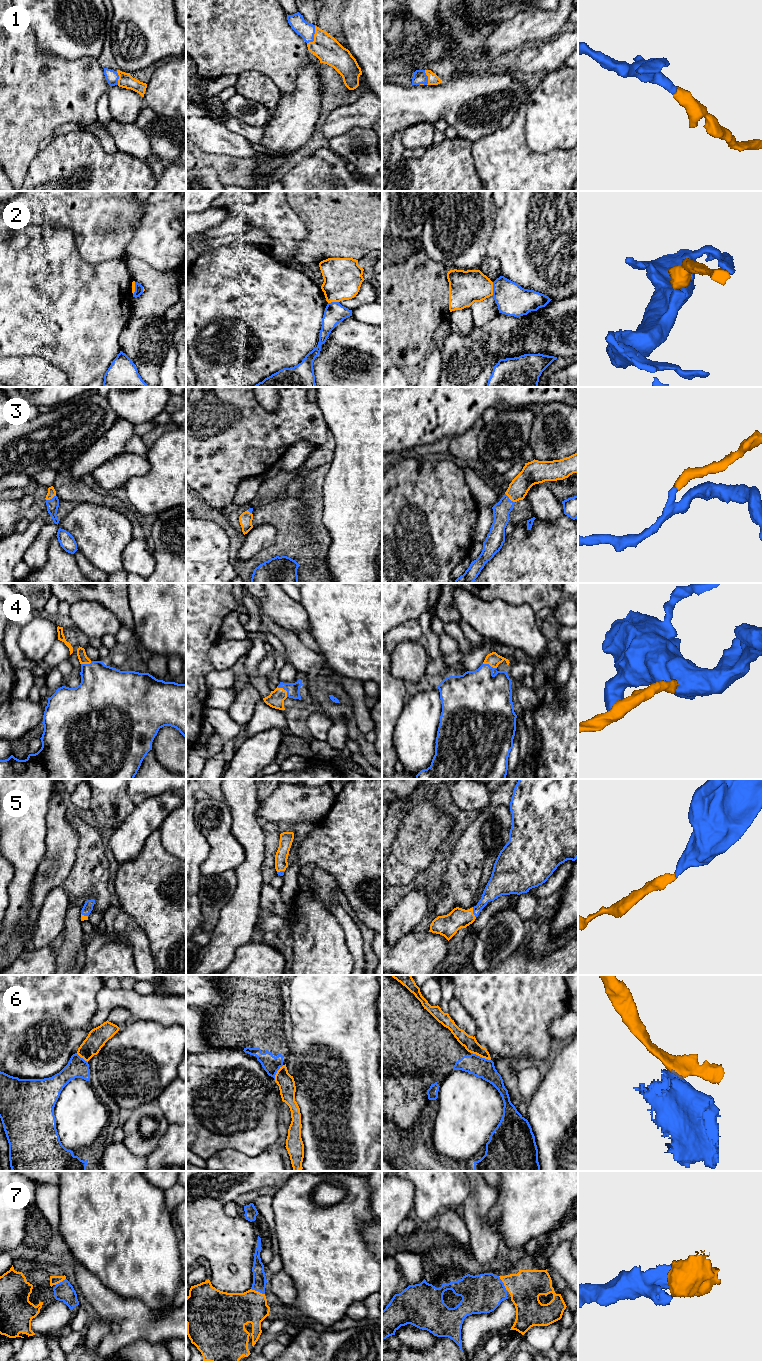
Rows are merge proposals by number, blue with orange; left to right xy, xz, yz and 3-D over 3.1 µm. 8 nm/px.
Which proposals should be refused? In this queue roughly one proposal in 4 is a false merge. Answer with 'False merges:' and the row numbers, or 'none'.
False merges: 2, 6

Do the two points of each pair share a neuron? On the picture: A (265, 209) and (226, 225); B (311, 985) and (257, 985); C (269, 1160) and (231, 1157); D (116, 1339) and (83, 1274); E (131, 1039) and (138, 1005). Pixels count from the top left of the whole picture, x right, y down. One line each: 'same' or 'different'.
A: different
B: different
C: same
D: same
E: different

